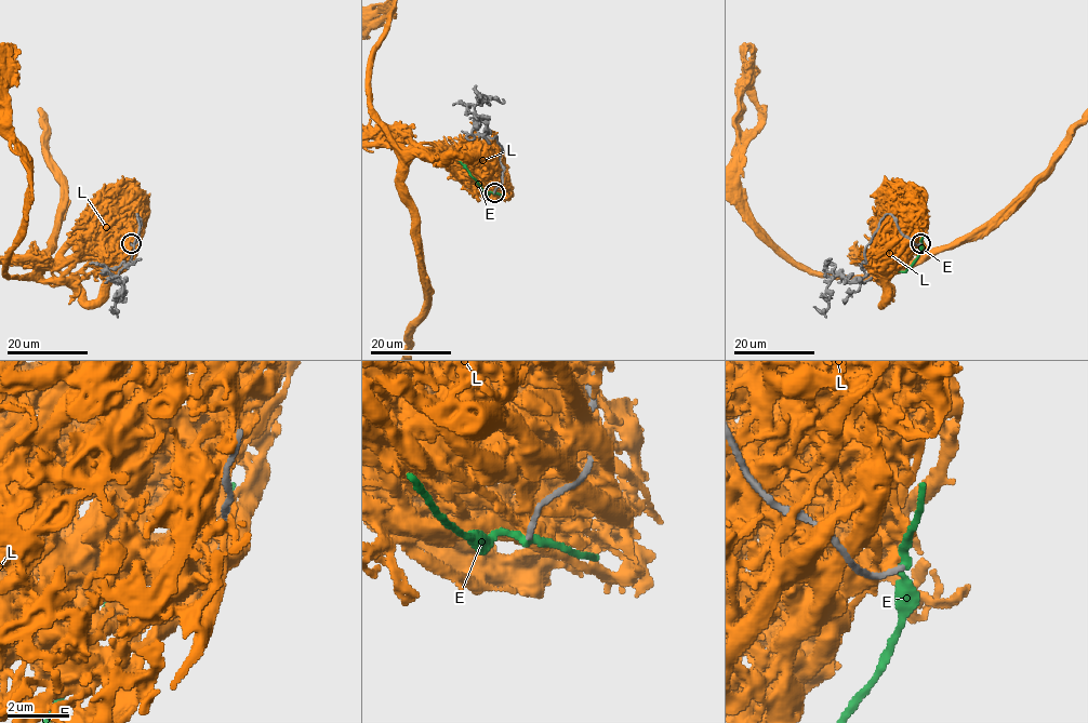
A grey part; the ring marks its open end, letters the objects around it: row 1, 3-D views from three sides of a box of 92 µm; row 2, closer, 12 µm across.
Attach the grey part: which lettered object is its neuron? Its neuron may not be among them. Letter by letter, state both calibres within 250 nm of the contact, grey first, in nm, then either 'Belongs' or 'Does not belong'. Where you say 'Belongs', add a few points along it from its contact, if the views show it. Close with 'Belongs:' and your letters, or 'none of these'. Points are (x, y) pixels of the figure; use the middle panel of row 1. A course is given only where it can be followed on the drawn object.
E: Thickness 170 nm (grey) against 220 nm. Belongs. Its course: (494, 192), (486, 192), (459, 160)
L: Thickness 200 nm (grey) against 280 nm. Does not belong
Belongs: E

